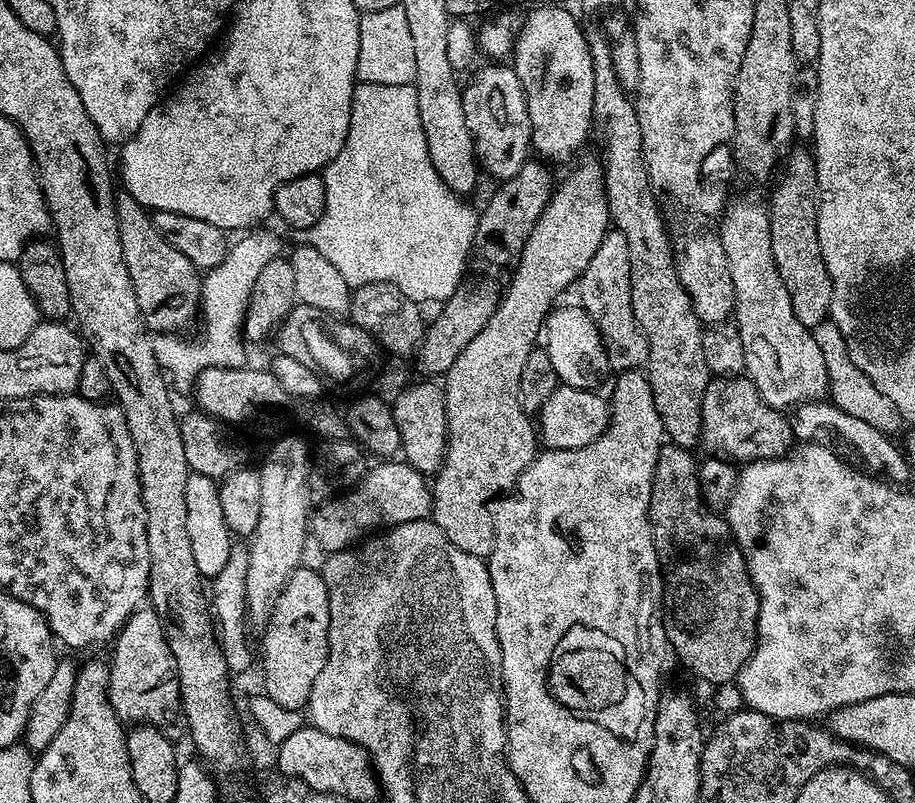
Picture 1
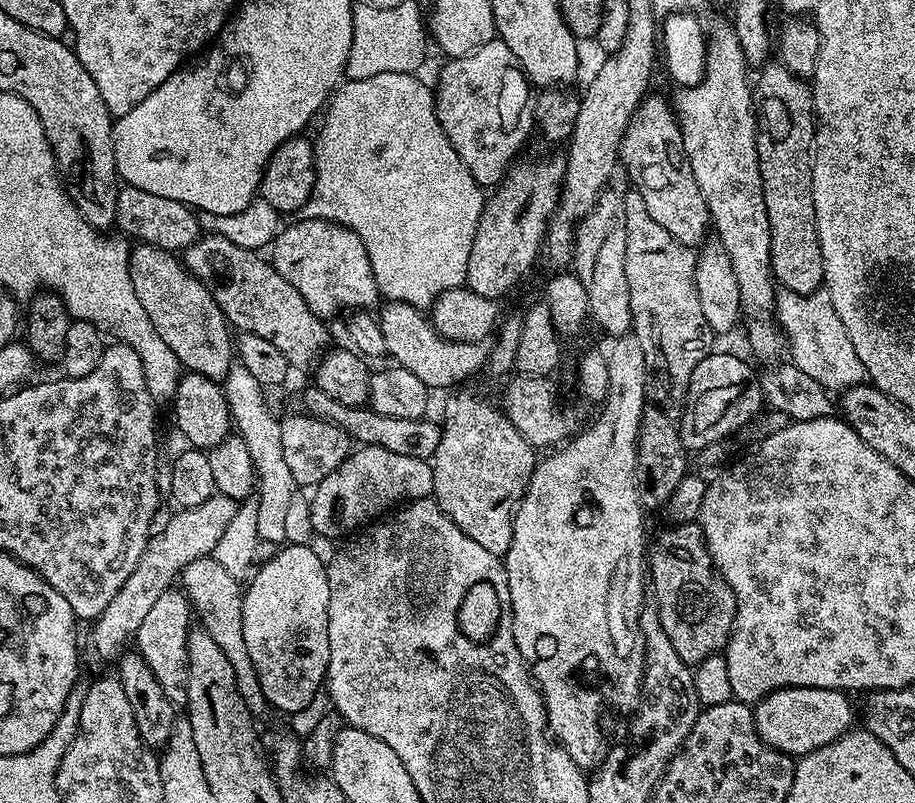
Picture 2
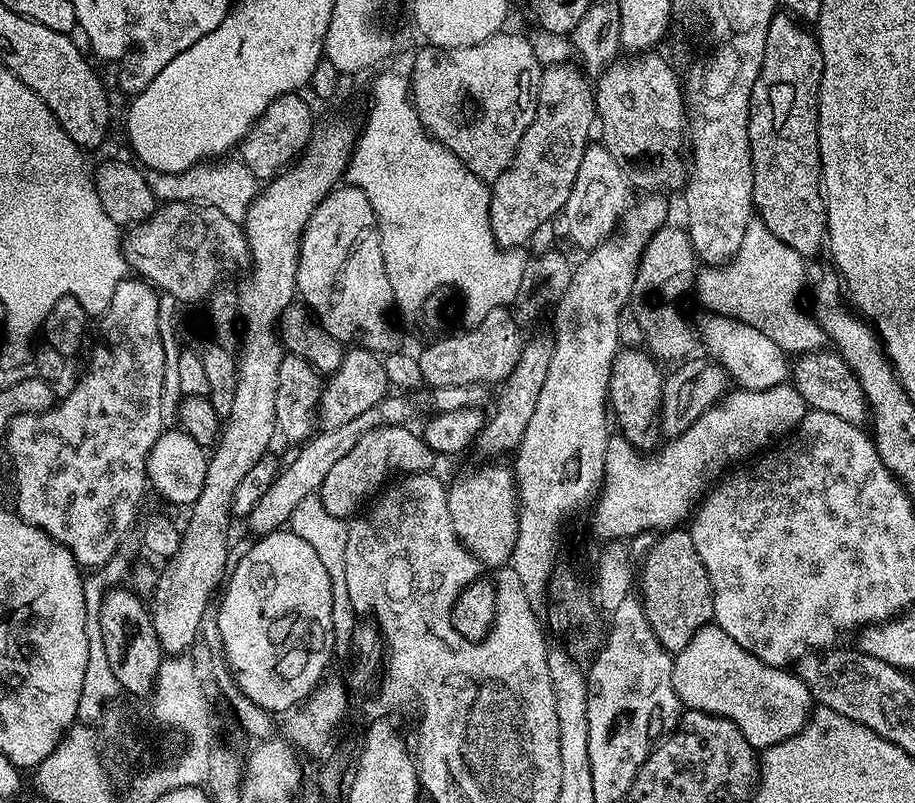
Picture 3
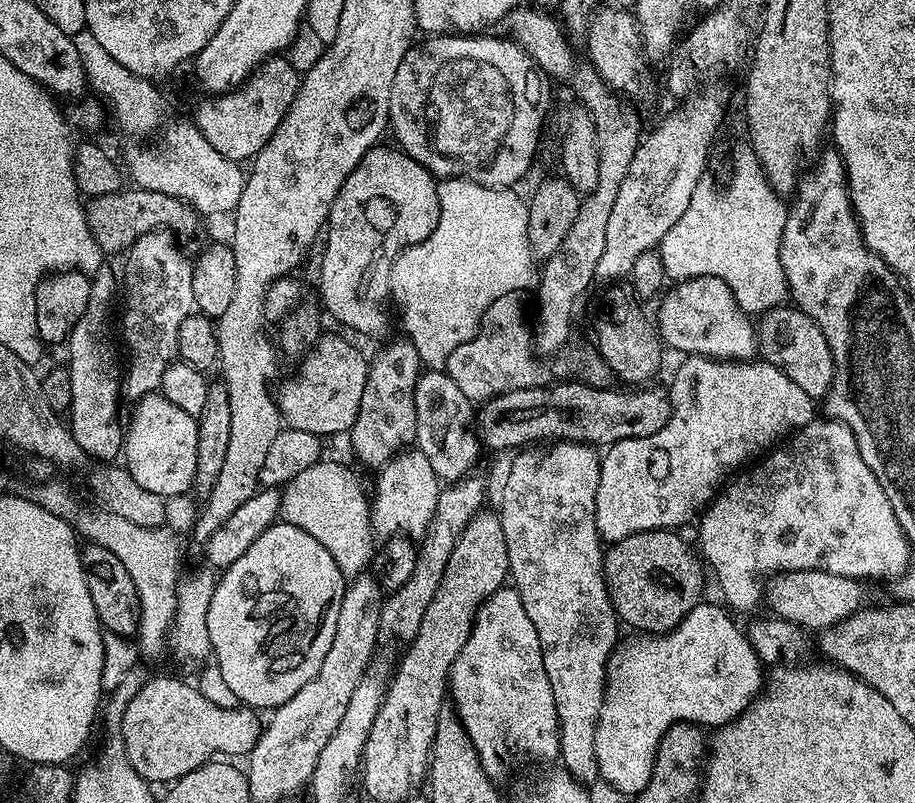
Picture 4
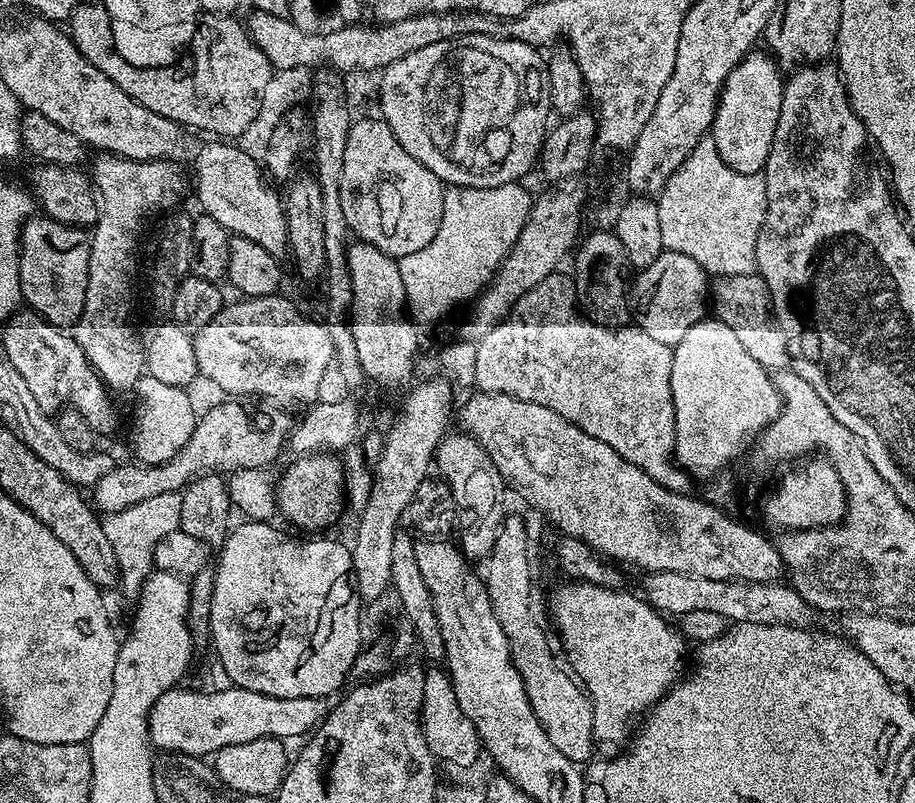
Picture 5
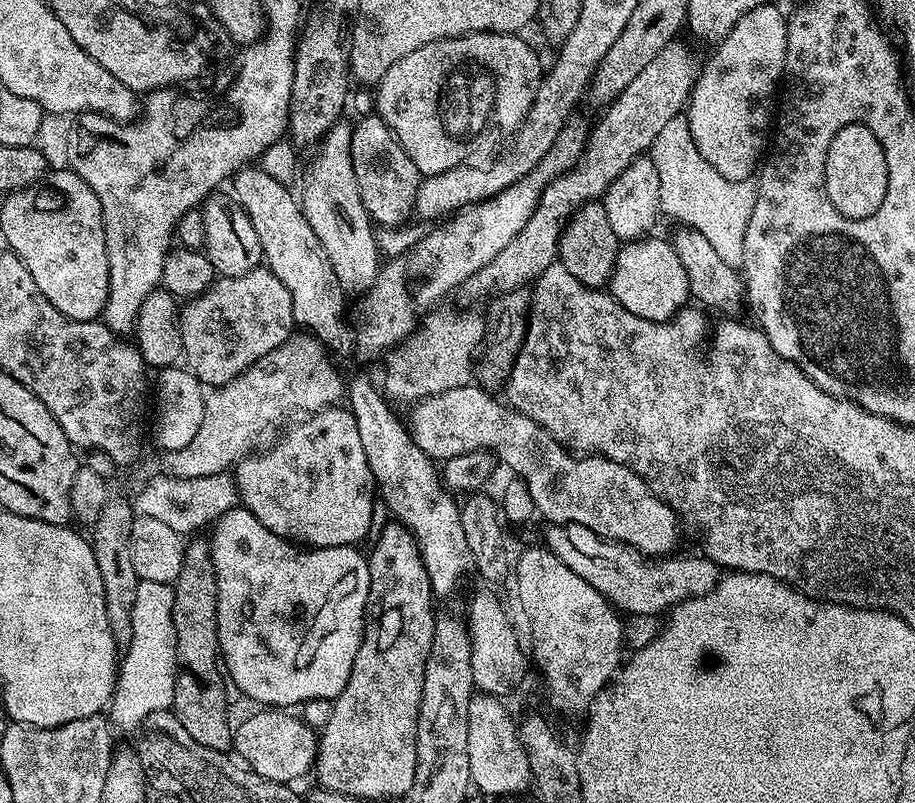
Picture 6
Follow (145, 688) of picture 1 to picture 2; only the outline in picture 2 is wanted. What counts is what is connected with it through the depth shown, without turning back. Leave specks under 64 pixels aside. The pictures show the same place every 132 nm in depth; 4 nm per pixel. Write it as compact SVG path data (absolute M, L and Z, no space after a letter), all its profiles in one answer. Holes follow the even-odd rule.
M169 590L154 602L154 607L148 611L142 626L134 634L134 648L139 652L144 665L154 674L168 695L173 705L180 706L185 703L184 683L188 681L188 655L186 642L190 631L190 605L187 596L180 590Z

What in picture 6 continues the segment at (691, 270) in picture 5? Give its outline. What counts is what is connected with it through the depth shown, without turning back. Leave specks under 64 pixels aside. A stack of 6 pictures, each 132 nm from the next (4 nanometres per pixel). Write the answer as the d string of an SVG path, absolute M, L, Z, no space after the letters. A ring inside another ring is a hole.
M654 238L633 240L621 247L612 271L610 294L621 306L630 310L630 314L634 314L638 318L646 318L650 322L662 322L671 320L681 308L689 303L690 293L686 270L682 268L682 262L678 262L678 254L672 249L671 243L667 239L652 239Z

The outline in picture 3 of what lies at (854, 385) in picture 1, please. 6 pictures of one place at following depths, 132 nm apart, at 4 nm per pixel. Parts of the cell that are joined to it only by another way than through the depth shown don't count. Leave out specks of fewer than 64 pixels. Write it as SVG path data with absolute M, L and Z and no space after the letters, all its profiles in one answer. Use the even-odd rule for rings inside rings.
M753 218L746 226L742 244L736 255L723 266L708 266L703 269L696 277L695 291L700 292L700 300L704 304L709 304L712 310L719 310L723 315L734 316L736 319L746 322L750 326L754 326L754 330L762 330L762 334L766 334L766 338L771 338L773 342L778 342L778 346L785 354L803 354L805 352L821 351L829 343L828 335L822 330L822 326L816 321L815 315L804 305L804 264L806 264L805 257L799 256L794 250L790 250L790 246L786 246L786 242L780 240L779 235L771 232L770 229L763 224L759 218Z

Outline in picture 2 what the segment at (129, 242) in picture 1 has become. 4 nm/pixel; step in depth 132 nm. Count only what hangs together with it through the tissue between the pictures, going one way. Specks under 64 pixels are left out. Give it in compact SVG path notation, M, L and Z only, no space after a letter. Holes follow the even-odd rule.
M137 243L128 253L128 261L130 282L134 282L134 294L138 294L138 302L142 302L150 322L154 322L154 330L158 330L158 334L162 334L166 341L166 346L174 350L174 358L178 358L181 369L223 382L234 363L234 336L218 302L214 302L212 291L198 278L194 278L194 274L190 274L179 255L162 250L153 244Z

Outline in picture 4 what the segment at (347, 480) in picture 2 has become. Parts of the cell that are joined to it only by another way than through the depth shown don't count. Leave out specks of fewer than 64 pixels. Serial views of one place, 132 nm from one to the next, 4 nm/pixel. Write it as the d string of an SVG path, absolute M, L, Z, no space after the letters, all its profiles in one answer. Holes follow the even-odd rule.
M407 338L399 339L390 341L376 357L371 357L366 390L362 390L362 406L358 406L358 418L350 429L357 458L372 470L405 451L416 439L414 392L422 365L412 343Z

